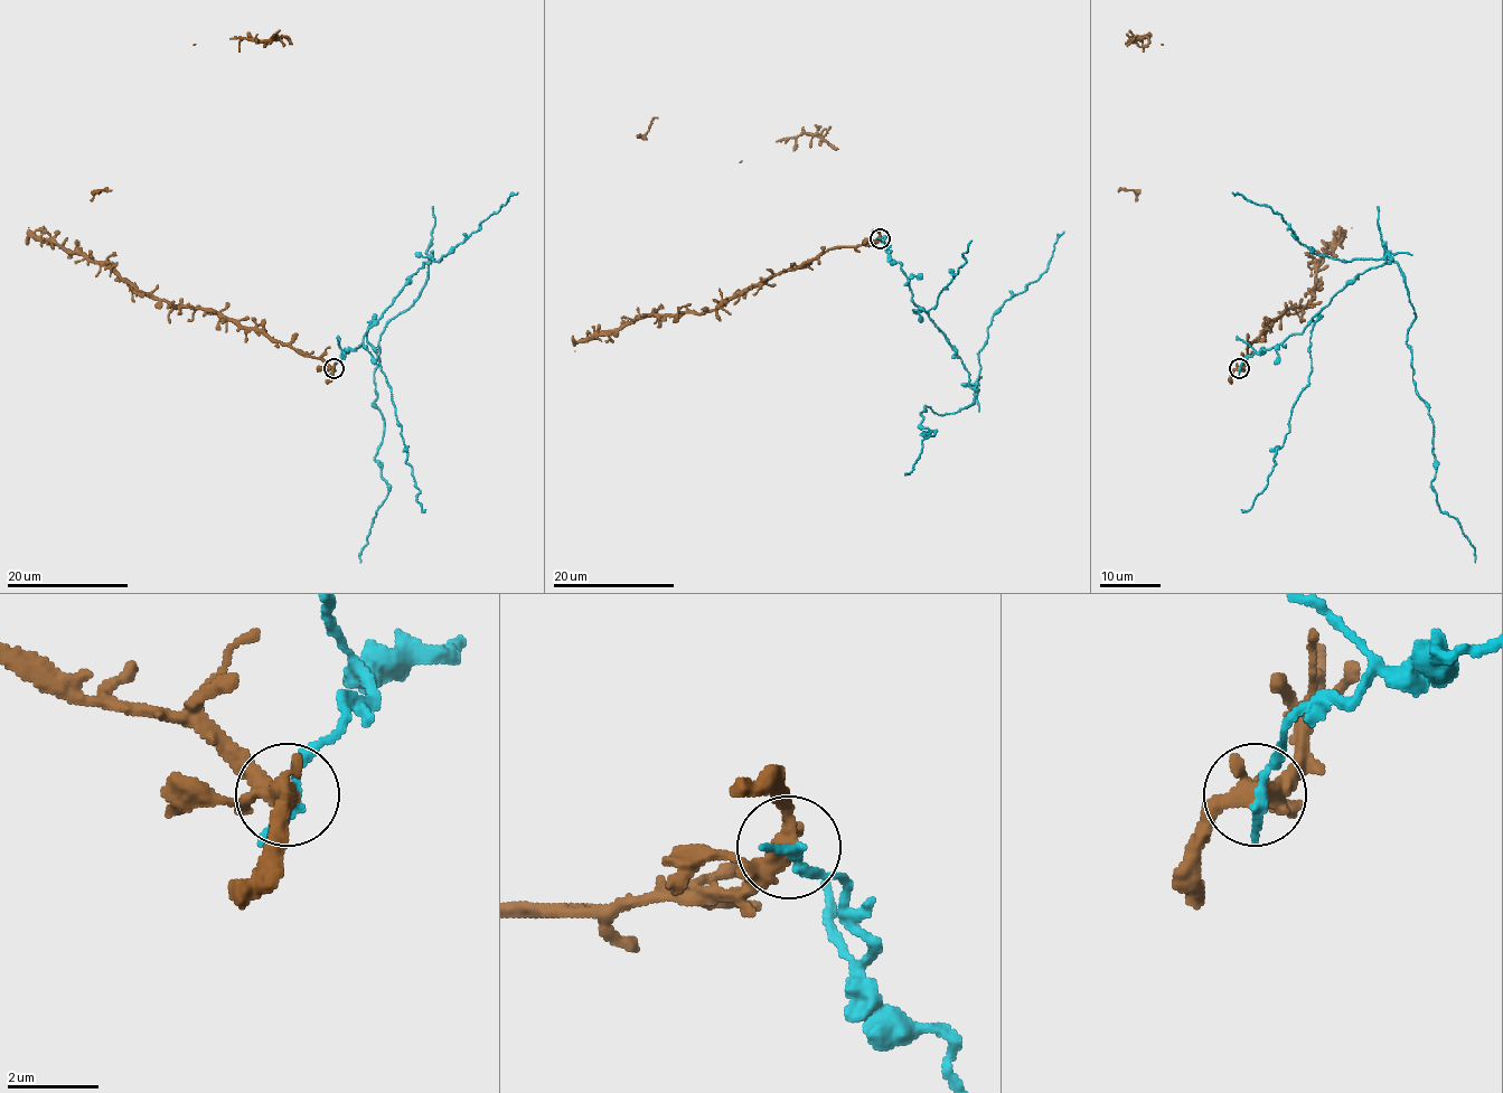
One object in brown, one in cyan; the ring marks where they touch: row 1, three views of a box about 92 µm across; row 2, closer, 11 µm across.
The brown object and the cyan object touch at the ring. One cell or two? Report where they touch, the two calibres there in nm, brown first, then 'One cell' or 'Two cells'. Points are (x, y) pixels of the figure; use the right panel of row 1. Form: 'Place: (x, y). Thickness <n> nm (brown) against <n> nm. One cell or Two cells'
Place: (1239, 368). Thickness 320 nm (brown) against 280 nm. Two cells

